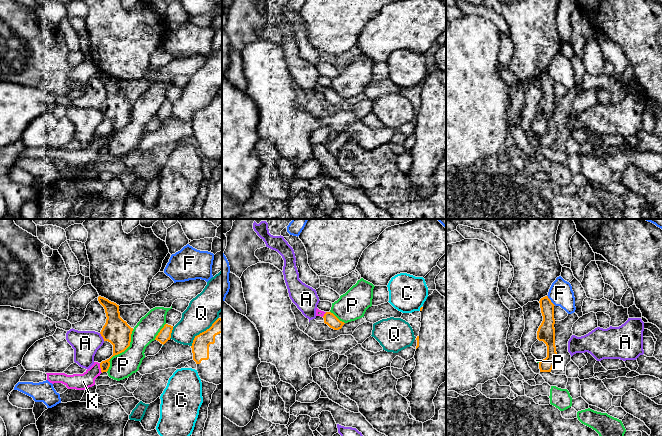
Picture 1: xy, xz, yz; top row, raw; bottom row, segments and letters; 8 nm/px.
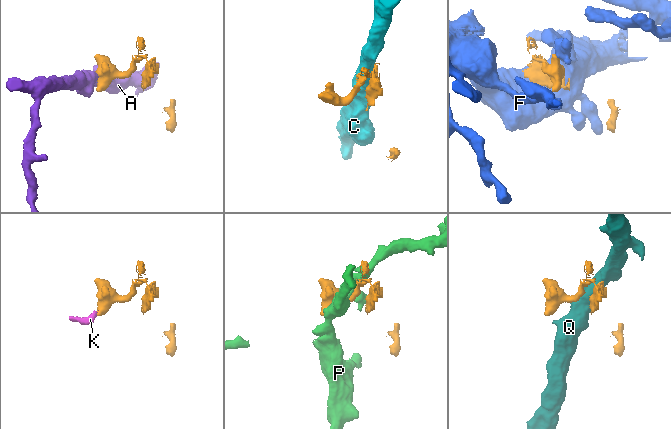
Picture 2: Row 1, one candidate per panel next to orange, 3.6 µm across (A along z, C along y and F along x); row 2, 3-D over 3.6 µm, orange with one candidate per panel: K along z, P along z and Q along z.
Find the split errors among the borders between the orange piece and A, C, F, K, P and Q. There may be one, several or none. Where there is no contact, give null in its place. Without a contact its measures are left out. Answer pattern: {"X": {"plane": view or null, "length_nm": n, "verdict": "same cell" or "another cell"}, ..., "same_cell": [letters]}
{"A": {"plane": "xy", "length_nm": 80, "verdict": "another cell"}, "C": {"plane": "xz", "length_nm": 40, "verdict": "another cell"}, "F": {"plane": "yz", "length_nm": 110, "verdict": "another cell"}, "K": {"plane": "xy", "length_nm": 80, "verdict": "same cell"}, "P": {"plane": "xy", "length_nm": 400, "verdict": "another cell"}, "Q": {"plane": "xy", "length_nm": 320, "verdict": "another cell"}, "same_cell": ["K"]}

